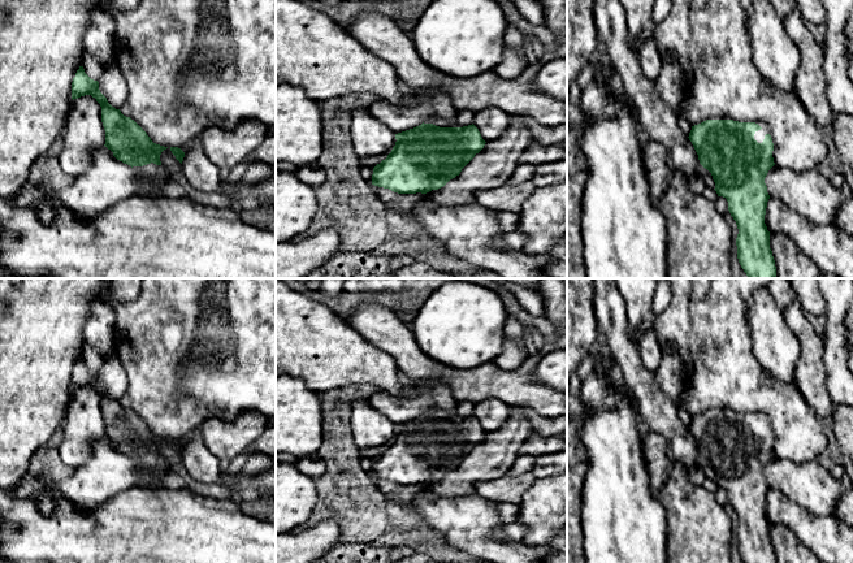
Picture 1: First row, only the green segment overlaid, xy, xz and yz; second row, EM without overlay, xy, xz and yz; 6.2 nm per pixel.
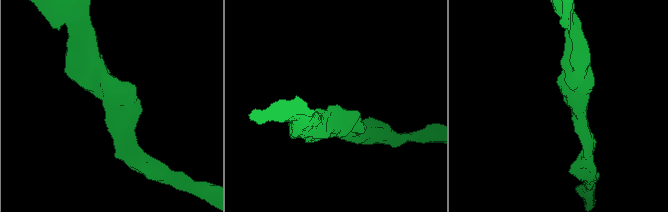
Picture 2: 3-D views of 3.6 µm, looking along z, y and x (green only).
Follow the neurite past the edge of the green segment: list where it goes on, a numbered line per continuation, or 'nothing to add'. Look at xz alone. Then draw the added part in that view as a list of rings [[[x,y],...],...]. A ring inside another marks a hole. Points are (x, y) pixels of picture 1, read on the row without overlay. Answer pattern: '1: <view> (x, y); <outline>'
1: xz (441, 414); [[[430,408],[430,410],[425,411],[424,415],[433,415],[433,416],[440,417],[440,419],[463,419],[459,415],[449,413],[445,410],[436,410],[436,408]]]

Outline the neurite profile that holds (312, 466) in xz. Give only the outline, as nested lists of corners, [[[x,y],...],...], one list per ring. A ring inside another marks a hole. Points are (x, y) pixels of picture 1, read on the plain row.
[[[316,454],[299,456],[294,465],[298,468],[298,471],[312,477],[313,480],[317,480],[326,471],[325,462],[321,460]]]

